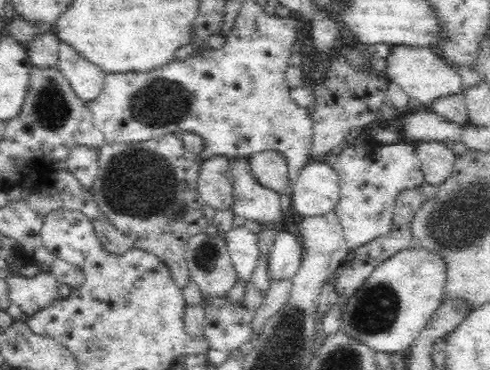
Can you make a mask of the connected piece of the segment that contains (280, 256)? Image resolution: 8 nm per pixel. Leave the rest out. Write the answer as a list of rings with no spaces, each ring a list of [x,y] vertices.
[[[279,231],[274,238],[274,244],[268,258],[268,277],[292,278],[300,264],[299,241],[290,232]]]

